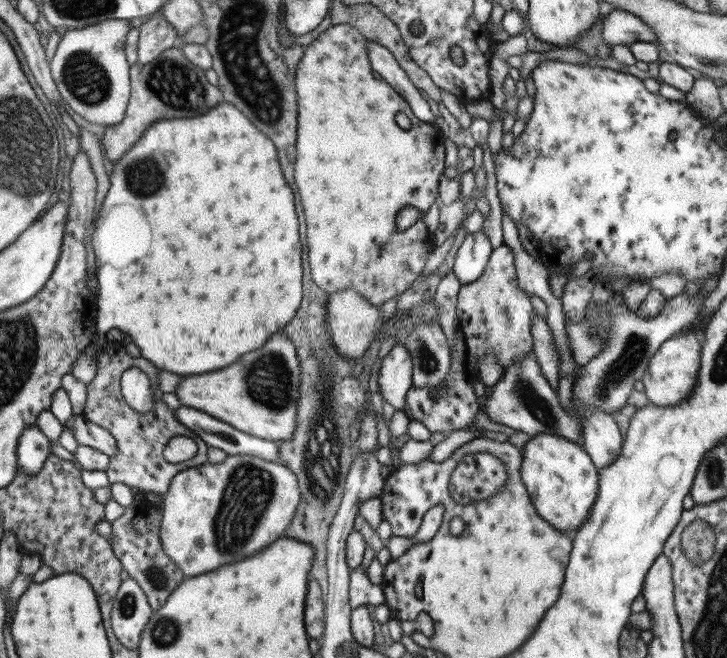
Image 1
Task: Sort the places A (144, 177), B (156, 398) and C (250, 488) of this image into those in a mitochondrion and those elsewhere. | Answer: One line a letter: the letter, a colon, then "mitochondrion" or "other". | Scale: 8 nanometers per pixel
A: mitochondrion
B: other
C: mitochondrion

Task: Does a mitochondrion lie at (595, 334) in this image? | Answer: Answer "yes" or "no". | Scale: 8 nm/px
yes

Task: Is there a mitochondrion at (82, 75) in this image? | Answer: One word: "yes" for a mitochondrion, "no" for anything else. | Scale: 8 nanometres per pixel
yes

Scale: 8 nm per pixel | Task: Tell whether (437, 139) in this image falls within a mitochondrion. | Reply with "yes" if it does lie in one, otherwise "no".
no

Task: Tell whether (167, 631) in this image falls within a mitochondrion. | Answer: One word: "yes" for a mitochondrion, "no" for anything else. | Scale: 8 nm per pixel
yes

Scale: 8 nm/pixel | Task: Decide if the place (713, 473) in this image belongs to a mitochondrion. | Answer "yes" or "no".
yes

